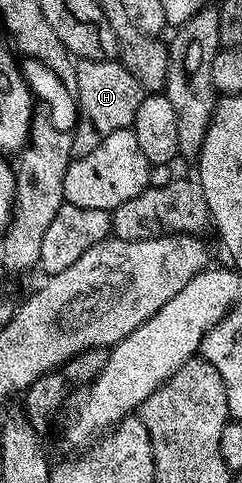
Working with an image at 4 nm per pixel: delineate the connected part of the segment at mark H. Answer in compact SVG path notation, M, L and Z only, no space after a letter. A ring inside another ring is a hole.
M79 60L74 66L76 71L76 87L73 92L77 98L78 121L74 126L72 153L74 157L88 155L88 151L96 151L100 143L112 131L120 131L133 126L136 111L144 96L142 85L122 65L121 60L108 61Z

